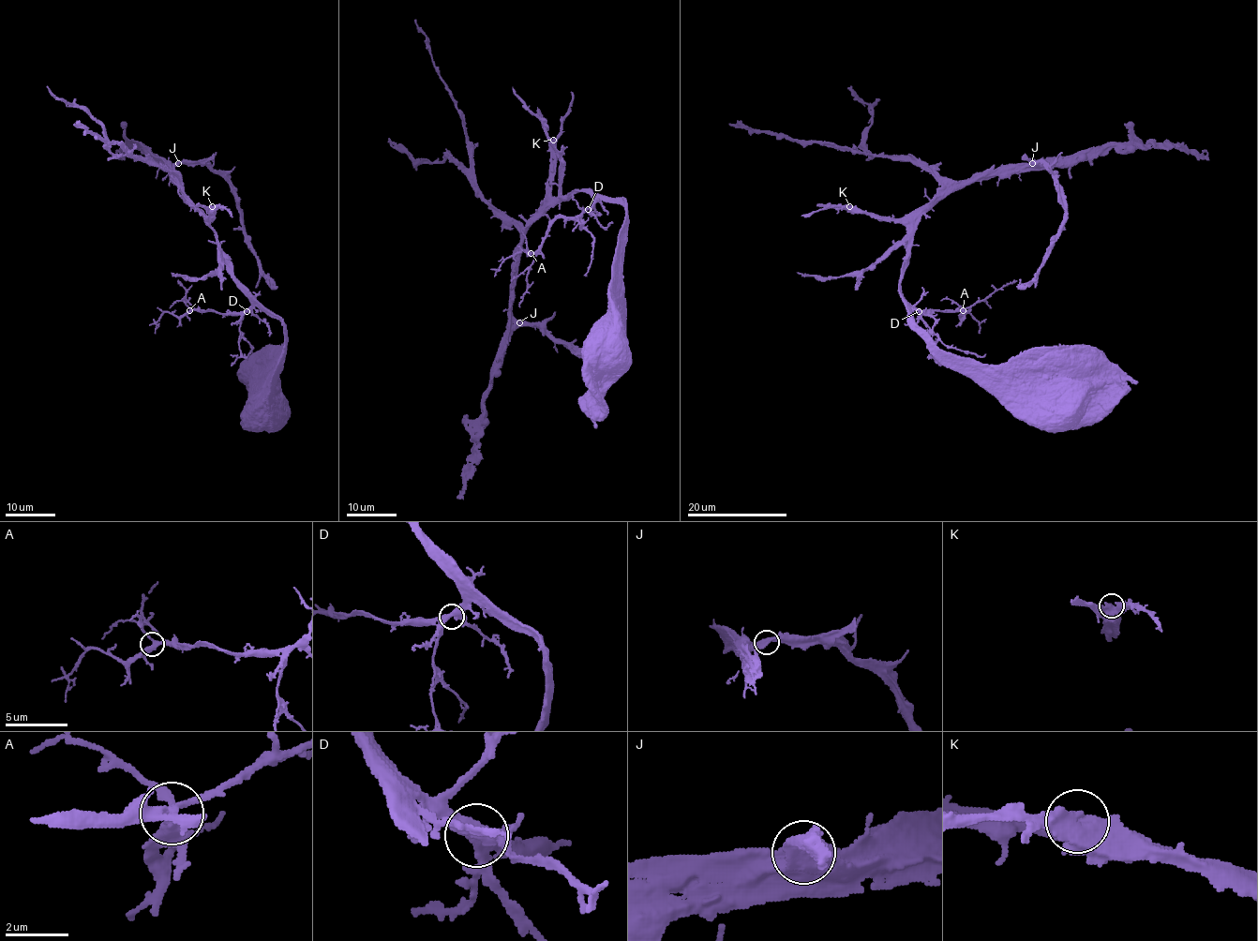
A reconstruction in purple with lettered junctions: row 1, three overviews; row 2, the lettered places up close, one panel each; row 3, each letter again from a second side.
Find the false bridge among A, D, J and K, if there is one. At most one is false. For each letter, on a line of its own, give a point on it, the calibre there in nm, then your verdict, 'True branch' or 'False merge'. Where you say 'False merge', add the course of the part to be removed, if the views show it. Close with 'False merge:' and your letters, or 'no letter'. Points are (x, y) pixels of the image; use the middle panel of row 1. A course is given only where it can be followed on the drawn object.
A: Place: (531, 253). Thickness 320 nm. True branch
D: Place: (588, 209). Thickness 360 nm. True branch
J: Place: (519, 322). Thickness 460 nm. True branch
K: Place: (553, 140). Thickness 460 nm. True branch
False merge: no letter

